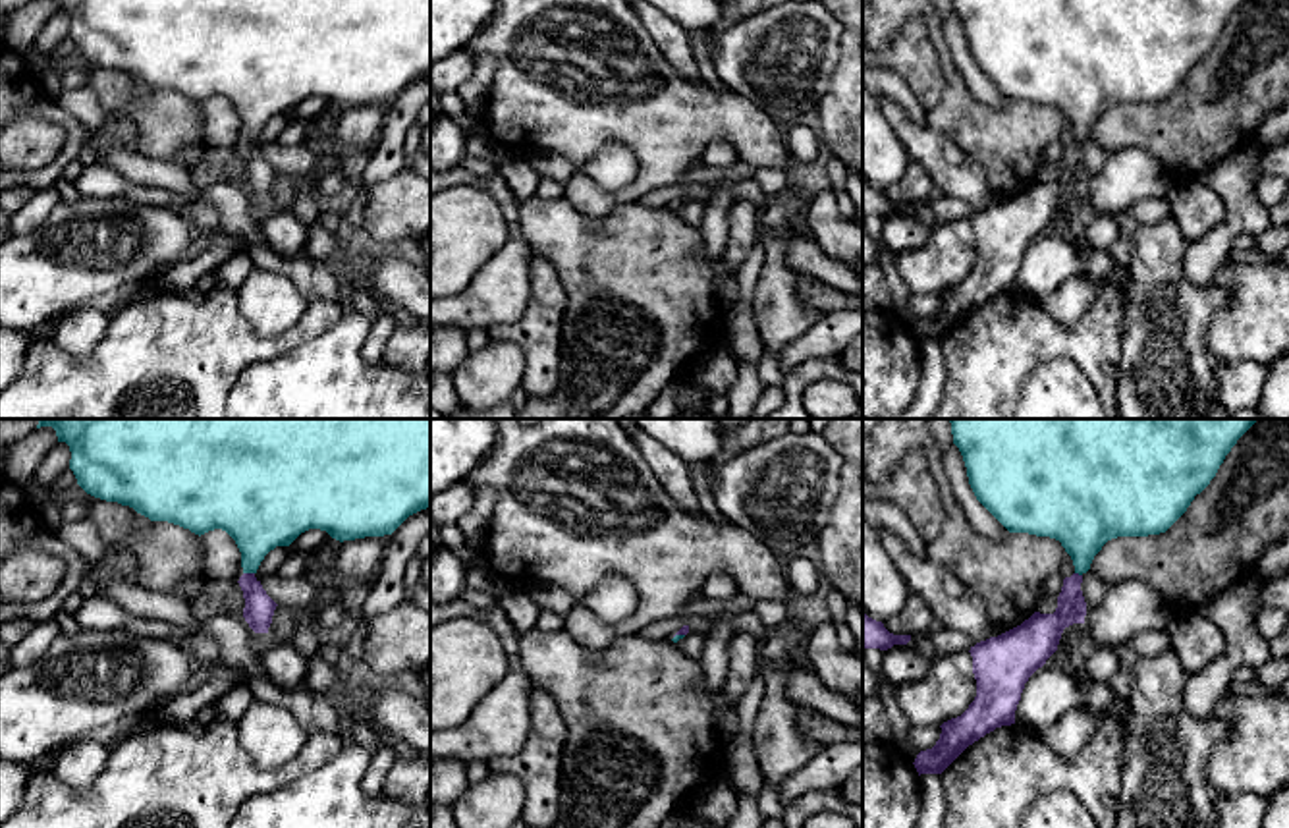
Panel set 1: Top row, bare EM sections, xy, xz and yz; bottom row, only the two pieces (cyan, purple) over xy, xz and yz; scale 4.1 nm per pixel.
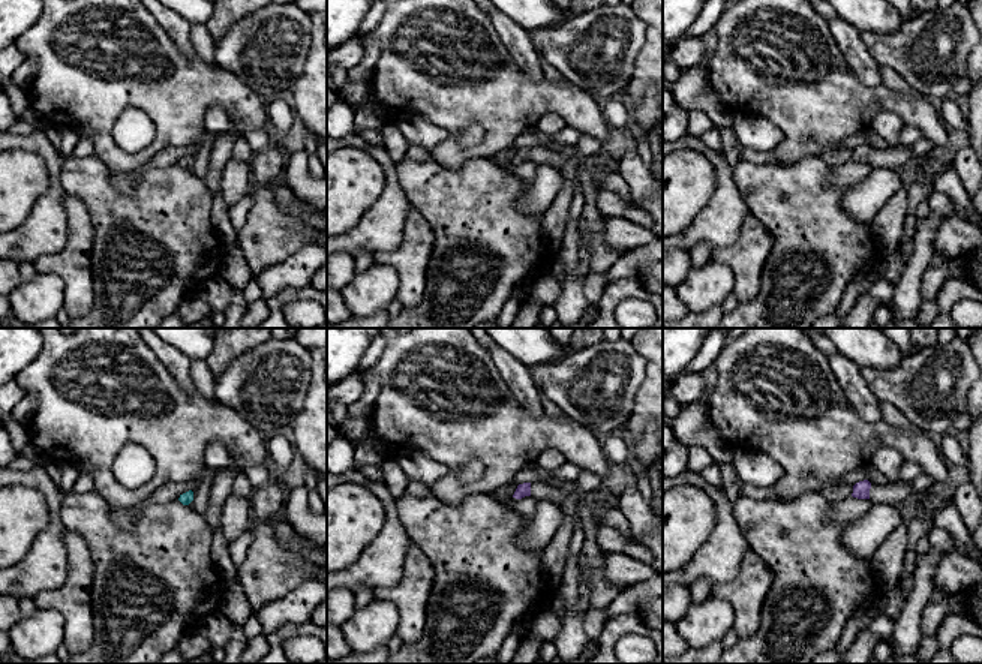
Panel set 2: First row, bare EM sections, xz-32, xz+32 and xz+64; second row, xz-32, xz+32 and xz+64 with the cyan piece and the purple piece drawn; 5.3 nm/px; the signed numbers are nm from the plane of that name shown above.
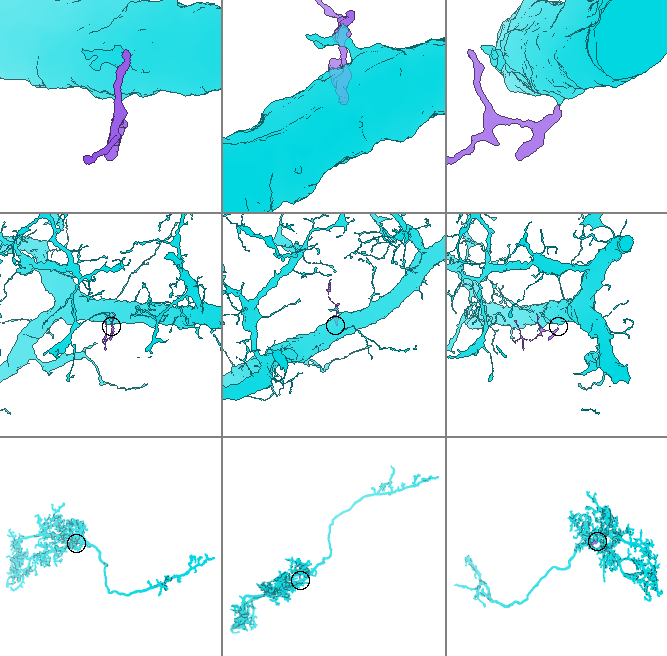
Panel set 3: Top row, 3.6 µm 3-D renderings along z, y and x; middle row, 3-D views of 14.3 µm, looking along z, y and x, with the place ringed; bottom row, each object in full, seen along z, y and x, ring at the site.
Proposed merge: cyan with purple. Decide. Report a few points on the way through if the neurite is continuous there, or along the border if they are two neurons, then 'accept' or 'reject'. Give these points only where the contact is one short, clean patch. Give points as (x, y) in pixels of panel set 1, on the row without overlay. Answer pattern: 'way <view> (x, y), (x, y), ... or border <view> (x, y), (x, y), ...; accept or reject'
way xy (259, 82), (249, 139), (249, 153), (259, 176); accept

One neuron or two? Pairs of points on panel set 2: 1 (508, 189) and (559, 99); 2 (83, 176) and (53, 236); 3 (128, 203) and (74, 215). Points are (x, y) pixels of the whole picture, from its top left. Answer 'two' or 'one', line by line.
1: two
2: two
3: two

